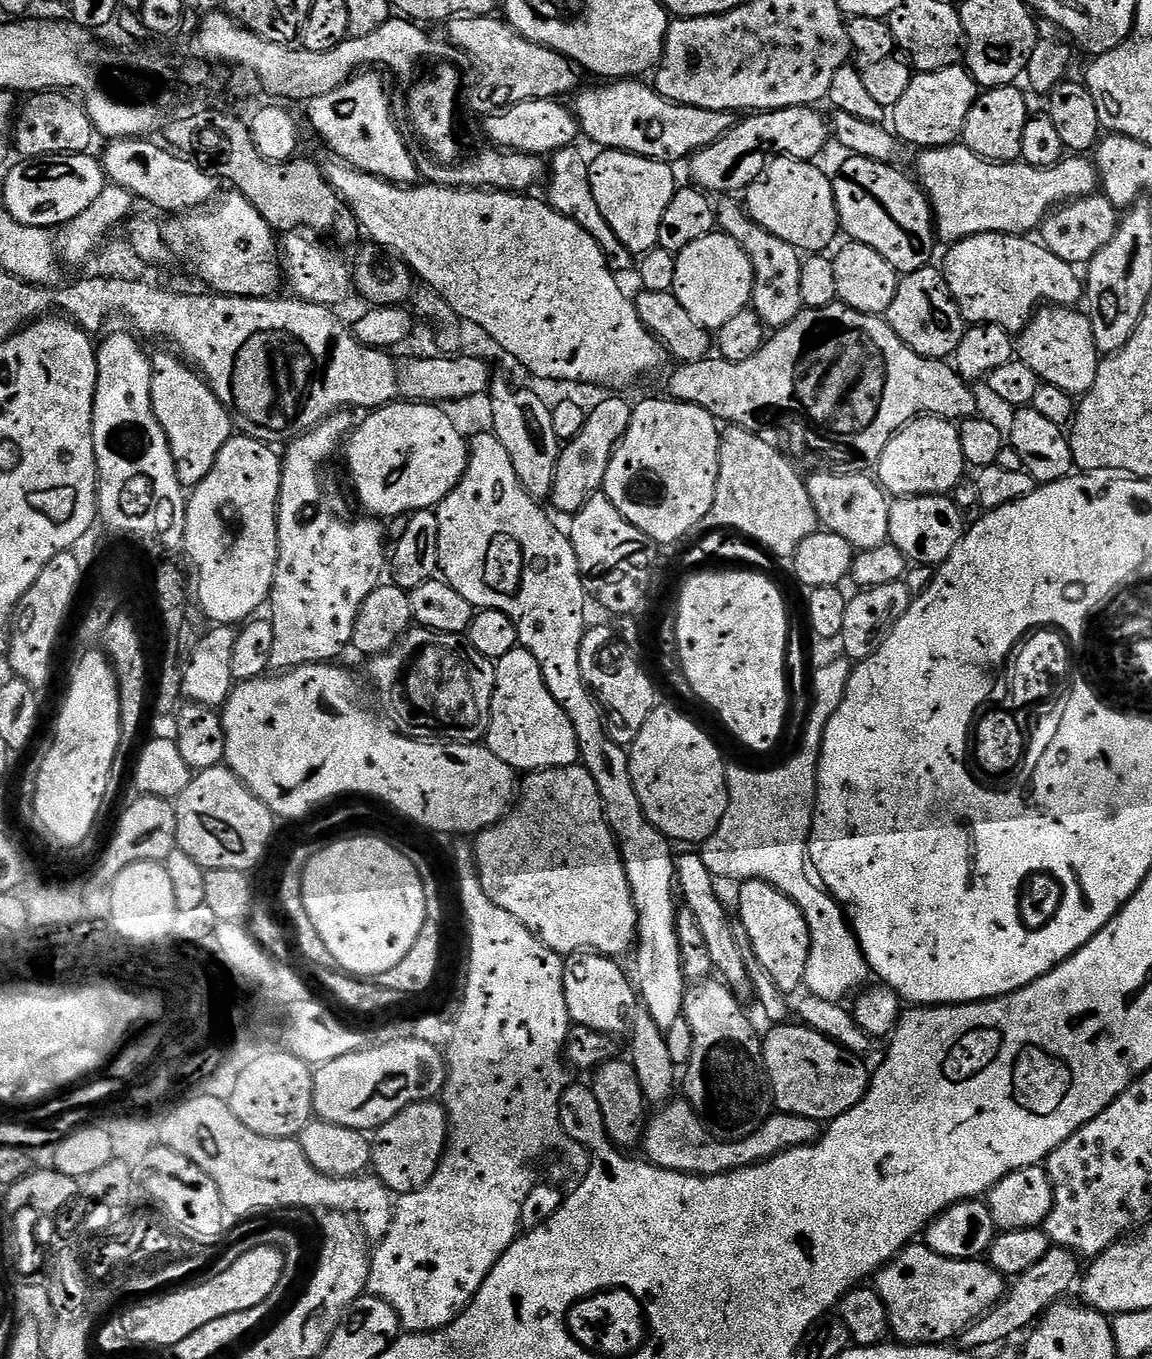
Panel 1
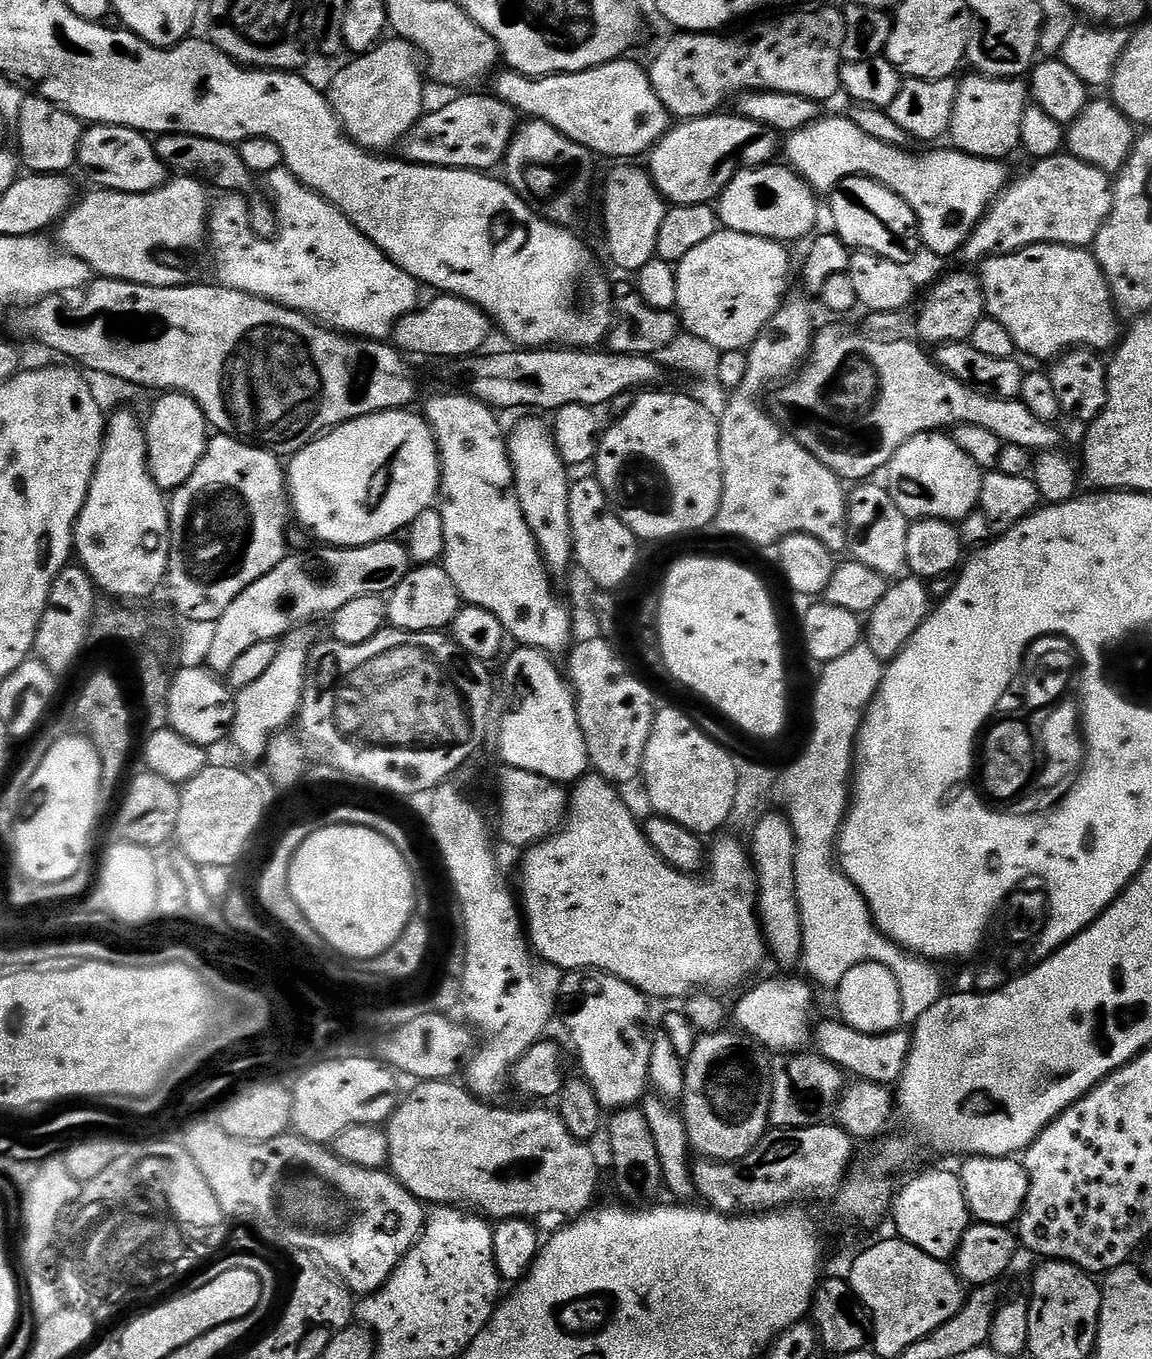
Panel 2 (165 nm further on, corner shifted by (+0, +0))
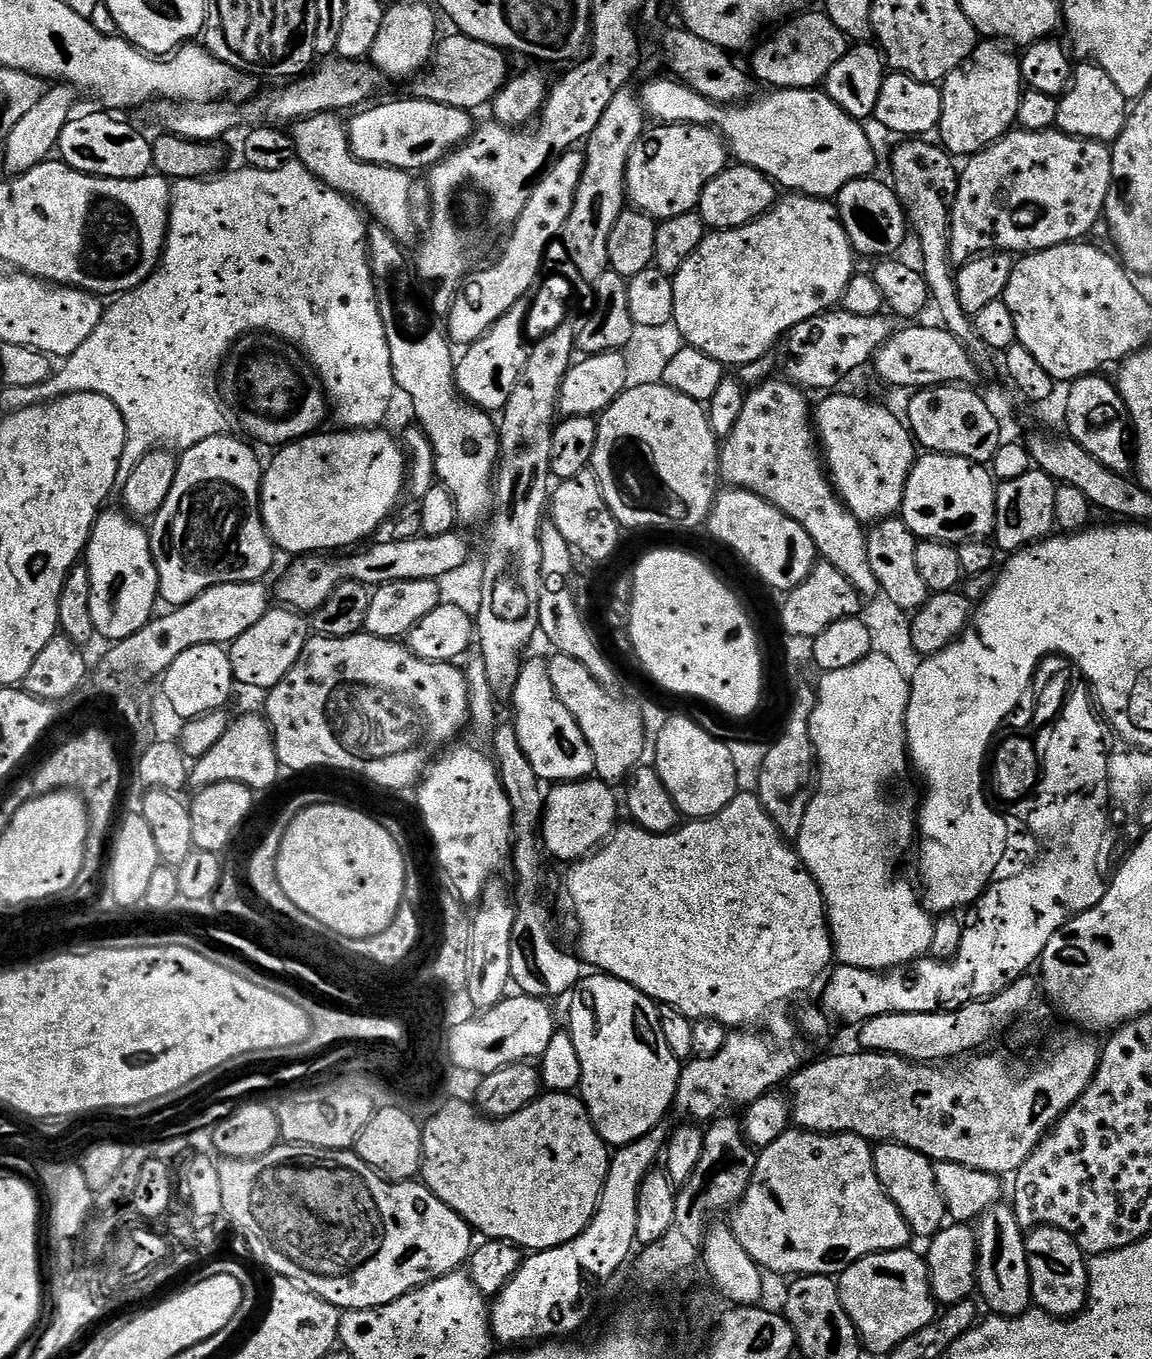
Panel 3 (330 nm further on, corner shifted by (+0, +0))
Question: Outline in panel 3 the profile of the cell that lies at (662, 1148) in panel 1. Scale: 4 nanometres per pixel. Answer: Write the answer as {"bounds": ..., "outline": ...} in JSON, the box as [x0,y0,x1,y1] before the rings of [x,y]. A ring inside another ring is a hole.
{"bounds":[730,1130,913,1278],"outline":[[[789,1130],[785,1132],[782,1138],[778,1138],[778,1142],[774,1142],[769,1148],[763,1149],[757,1155],[756,1169],[752,1175],[752,1181],[748,1183],[748,1188],[744,1191],[743,1198],[731,1213],[731,1216],[733,1215],[732,1217],[730,1216],[732,1233],[736,1235],[738,1242],[742,1242],[742,1250],[746,1250],[746,1254],[750,1254],[750,1258],[754,1258],[754,1262],[759,1264],[761,1269],[768,1274],[781,1272],[782,1275],[788,1276],[787,1278],[798,1276],[830,1276],[836,1278],[854,1262],[858,1262],[867,1256],[873,1256],[876,1252],[893,1252],[899,1248],[909,1247],[910,1241],[913,1239],[912,1232],[908,1229],[906,1218],[902,1218],[898,1206],[894,1206],[894,1202],[886,1194],[882,1182],[878,1182],[878,1174],[874,1166],[874,1158],[872,1157],[873,1151],[873,1145],[861,1138],[861,1136],[853,1136],[851,1134],[817,1134],[803,1130]]]}

